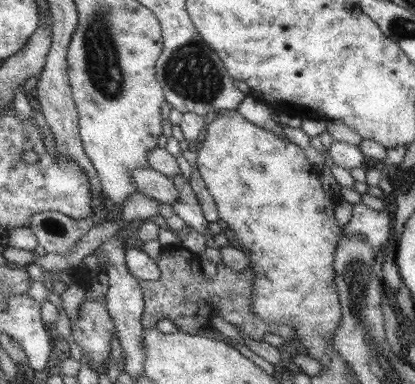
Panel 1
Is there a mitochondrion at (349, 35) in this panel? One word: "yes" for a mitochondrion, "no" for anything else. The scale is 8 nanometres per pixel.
no

